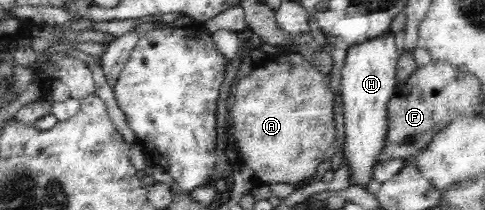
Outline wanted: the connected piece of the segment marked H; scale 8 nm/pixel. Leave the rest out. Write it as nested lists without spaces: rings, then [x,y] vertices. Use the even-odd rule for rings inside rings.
[[[392,31],[364,43],[348,46],[344,66],[341,69],[341,96],[343,116],[346,120],[346,144],[344,154],[352,164],[352,178],[370,186],[374,165],[380,162],[389,130],[389,100],[397,91],[397,62],[400,58],[400,37]]]

